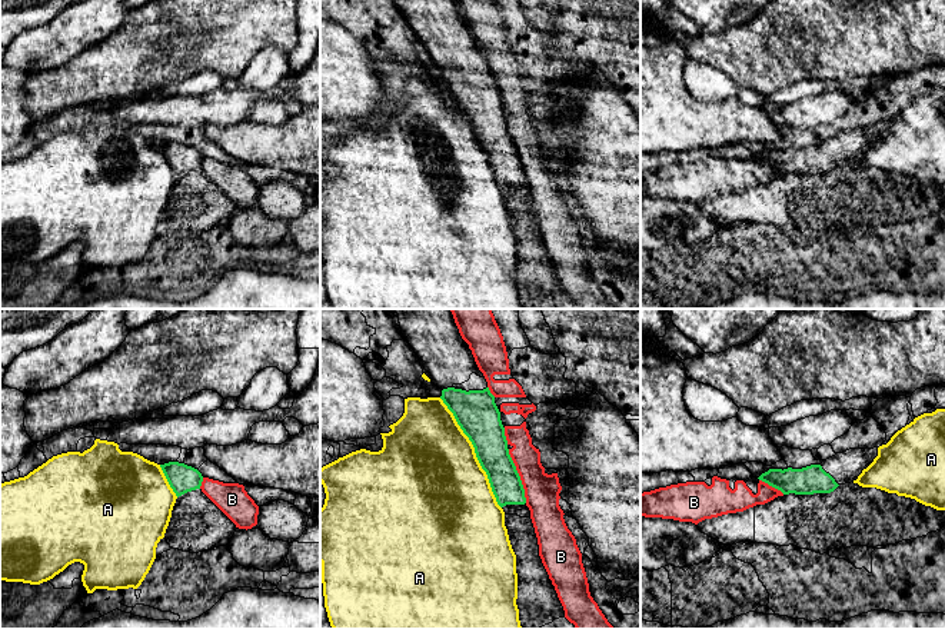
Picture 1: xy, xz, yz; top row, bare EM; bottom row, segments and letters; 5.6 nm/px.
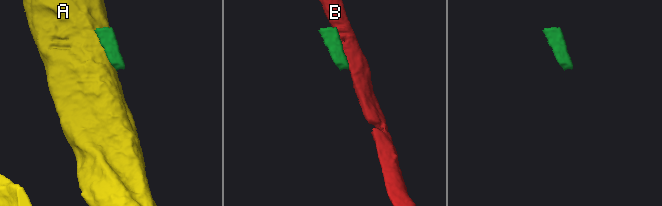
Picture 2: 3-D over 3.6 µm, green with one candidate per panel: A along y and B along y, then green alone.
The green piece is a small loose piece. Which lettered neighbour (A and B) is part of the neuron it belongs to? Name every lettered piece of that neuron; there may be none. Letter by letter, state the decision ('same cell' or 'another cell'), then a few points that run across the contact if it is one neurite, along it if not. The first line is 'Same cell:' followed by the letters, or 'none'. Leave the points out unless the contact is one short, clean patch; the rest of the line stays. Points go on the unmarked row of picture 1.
Same cell: none
A: another cell
B: another cell

